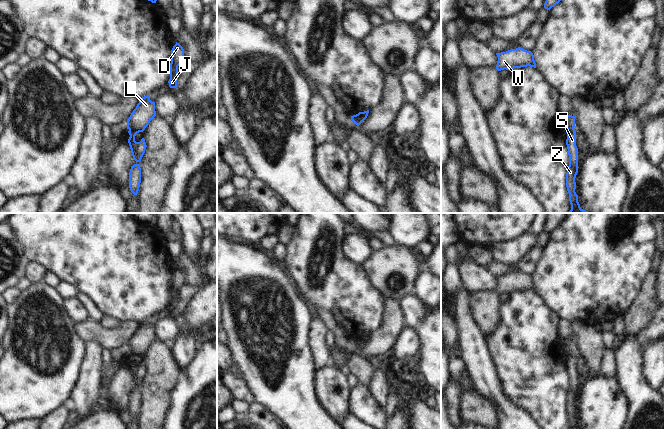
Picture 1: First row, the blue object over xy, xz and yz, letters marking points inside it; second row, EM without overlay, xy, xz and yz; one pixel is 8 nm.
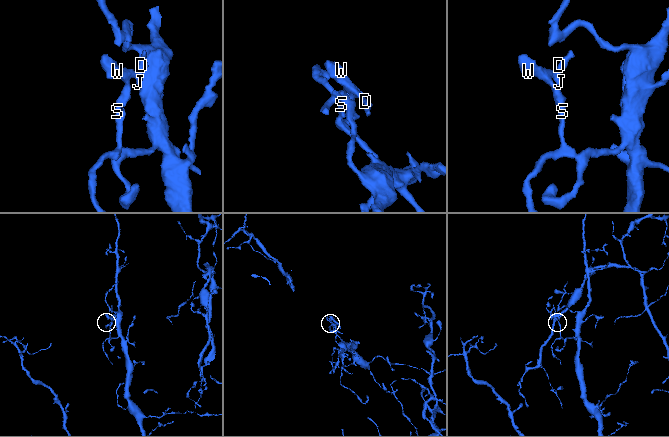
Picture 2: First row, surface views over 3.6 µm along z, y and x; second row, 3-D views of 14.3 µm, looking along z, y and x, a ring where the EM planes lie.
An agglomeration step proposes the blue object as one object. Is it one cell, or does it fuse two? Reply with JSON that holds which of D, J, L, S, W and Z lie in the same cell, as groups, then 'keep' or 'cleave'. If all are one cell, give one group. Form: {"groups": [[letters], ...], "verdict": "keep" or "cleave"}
{"groups": [["D", "J", "L", "W"], ["S", "Z"]], "verdict": "cleave"}

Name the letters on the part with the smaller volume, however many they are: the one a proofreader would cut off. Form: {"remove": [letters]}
{"remove": ["D", "J", "L", "W"]}

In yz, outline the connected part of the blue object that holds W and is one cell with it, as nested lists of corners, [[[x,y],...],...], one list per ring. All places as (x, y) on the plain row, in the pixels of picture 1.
[[[521,271],[516,273],[511,273],[506,276],[496,277],[498,281],[496,293],[509,294],[521,291],[534,291],[536,292],[536,287],[534,284],[534,279],[531,275],[527,275]]]

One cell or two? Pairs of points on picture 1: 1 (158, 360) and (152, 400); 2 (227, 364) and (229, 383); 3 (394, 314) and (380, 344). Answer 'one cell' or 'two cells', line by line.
1: one cell
2: two cells
3: one cell

